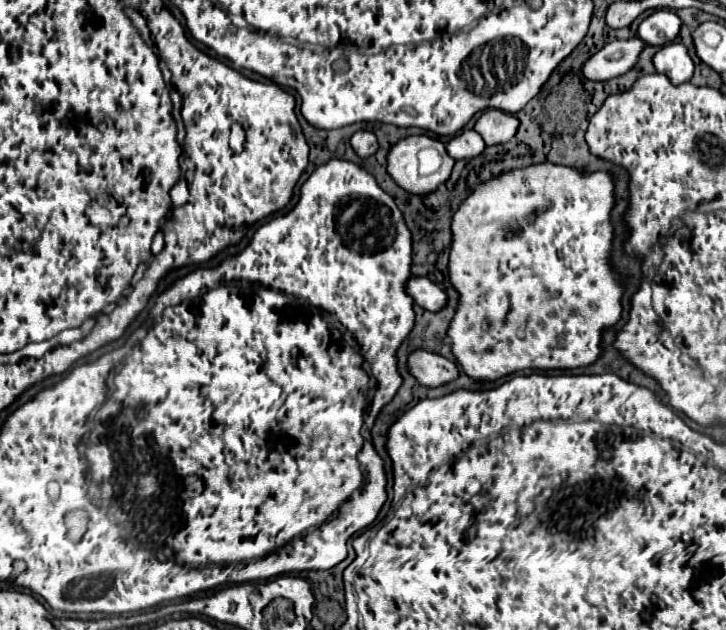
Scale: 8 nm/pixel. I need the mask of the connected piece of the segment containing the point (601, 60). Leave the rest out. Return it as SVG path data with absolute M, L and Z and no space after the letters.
M638 36L628 40L614 40L588 58L582 68L582 76L592 80L610 80L622 76L636 66L644 46L646 42Z

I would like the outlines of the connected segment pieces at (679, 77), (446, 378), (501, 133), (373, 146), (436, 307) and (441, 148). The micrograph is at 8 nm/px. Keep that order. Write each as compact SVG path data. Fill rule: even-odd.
M672 42L664 46L654 56L654 66L656 72L668 76L672 84L690 82L690 78L694 76L694 62L682 42Z
M424 350L412 352L408 358L408 366L410 372L424 386L442 386L446 382L452 382L458 376L458 368L454 362Z
M486 110L474 130L484 138L486 146L496 146L496 144L504 144L508 140L512 140L518 132L520 120L508 112L502 110Z
M360 130L356 132L352 138L350 138L350 144L354 148L354 152L360 156L360 158L368 158L372 154L376 154L378 150L378 140L372 132L368 130Z
M414 276L408 282L408 294L414 298L414 302L418 306L422 306L430 312L440 312L448 304L446 292L428 278L416 278Z
M408 136L404 140L400 140L388 154L388 174L396 180L396 184L400 188L406 188L406 192L410 194L428 194L434 192L440 184L444 184L454 168L454 158L448 156L446 146L440 140L428 138L428 136ZM422 148L436 148L442 158L444 164L440 166L440 170L436 170L434 174L428 176L420 176L418 174L418 150Z

